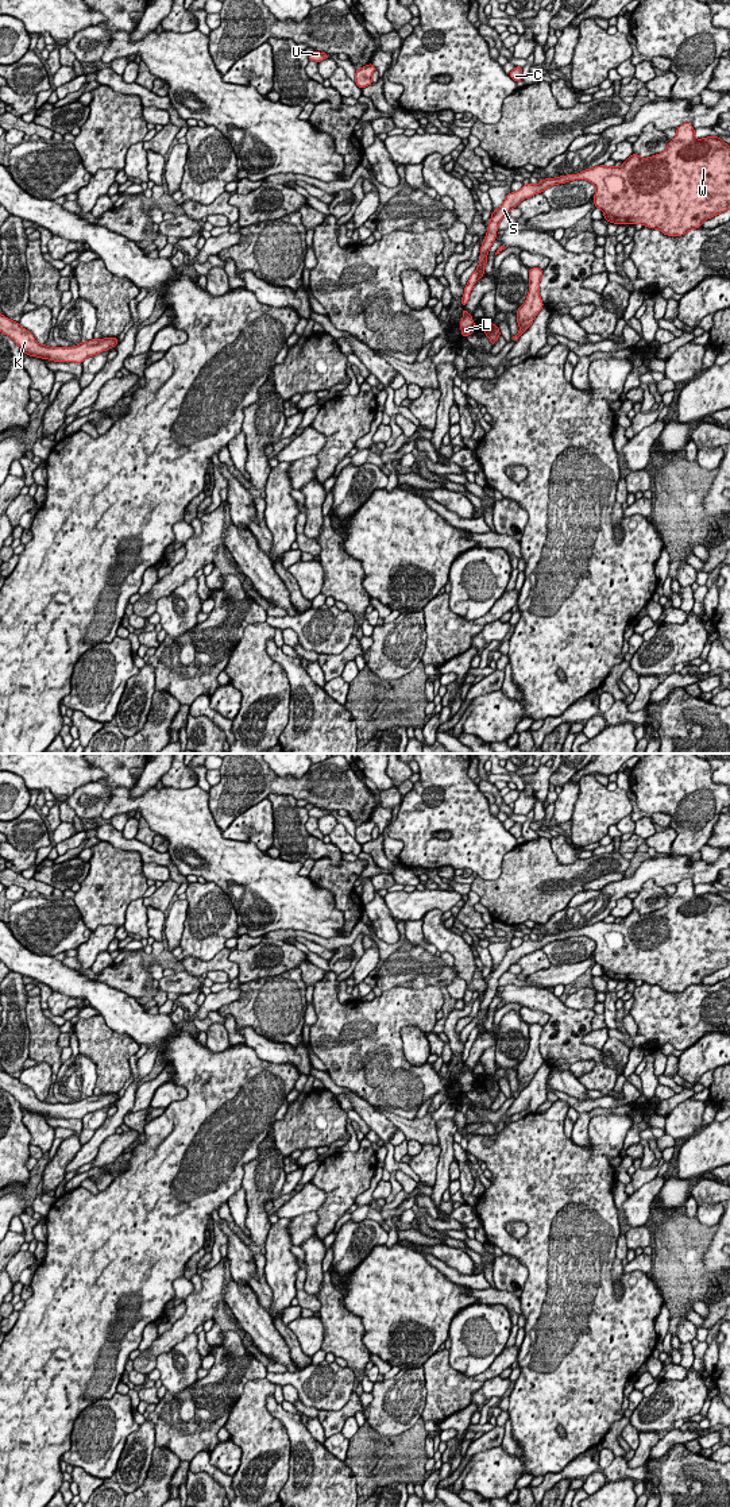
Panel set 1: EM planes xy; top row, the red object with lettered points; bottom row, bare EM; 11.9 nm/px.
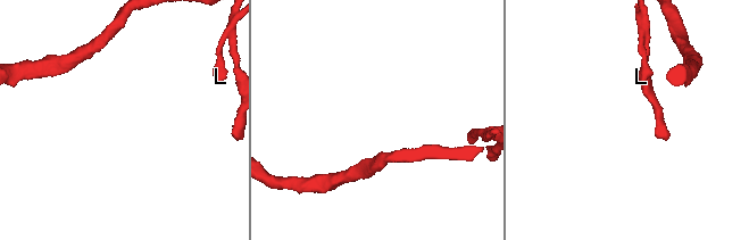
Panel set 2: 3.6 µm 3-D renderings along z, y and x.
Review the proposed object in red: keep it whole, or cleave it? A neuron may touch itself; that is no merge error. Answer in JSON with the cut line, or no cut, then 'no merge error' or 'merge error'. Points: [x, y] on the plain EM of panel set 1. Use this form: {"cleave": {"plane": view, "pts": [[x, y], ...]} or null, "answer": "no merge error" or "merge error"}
{"cleave": {"plane": "xy", "pts": [[476, 1025], [478, 1035]]}, "answer": "merge error"}

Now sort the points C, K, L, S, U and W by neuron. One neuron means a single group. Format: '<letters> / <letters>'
C L U / K S W

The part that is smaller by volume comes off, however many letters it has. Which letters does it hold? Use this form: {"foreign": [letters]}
{"foreign": ["C", "L", "U"]}

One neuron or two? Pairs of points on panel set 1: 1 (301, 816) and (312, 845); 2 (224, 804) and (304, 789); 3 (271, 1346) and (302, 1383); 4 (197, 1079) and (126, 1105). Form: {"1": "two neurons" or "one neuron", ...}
{"1": "one neuron", "2": "one neuron", "3": "two neurons", "4": "two neurons"}

